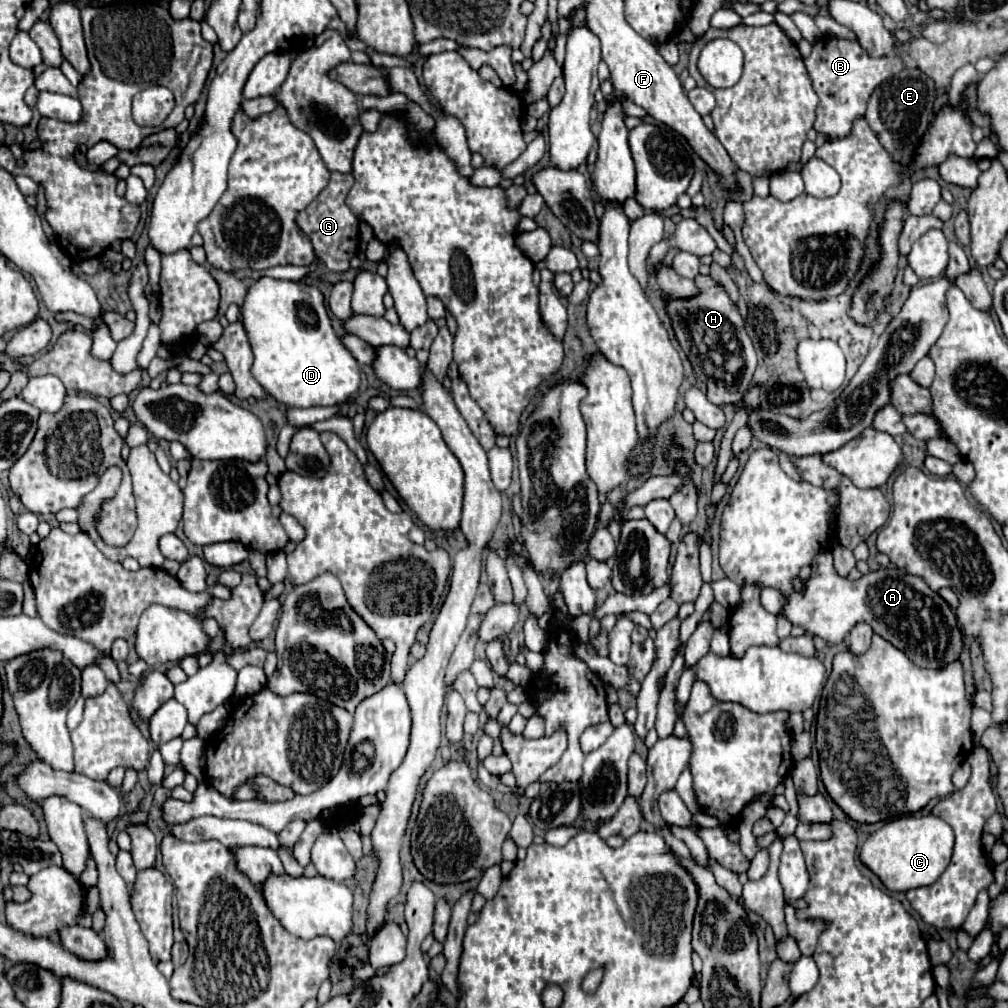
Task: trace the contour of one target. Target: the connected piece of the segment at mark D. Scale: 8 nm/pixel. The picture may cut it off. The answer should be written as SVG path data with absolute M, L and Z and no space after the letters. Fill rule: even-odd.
M272 277L256 279L242 305L242 325L254 351L252 375L286 407L342 405L360 385L360 367L336 335L316 285Z

